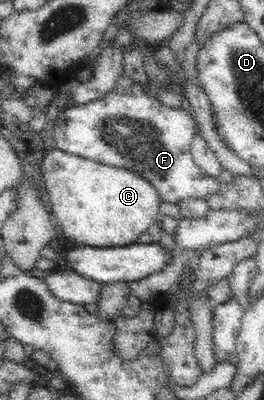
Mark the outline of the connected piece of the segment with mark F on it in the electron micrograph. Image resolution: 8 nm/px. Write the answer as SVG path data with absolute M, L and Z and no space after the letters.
M123 74L118 78L115 88L101 100L73 105L59 111L53 134L55 146L59 150L138 172L157 189L163 203L179 205L183 200L192 198L209 202L211 196L219 196L224 179L209 176L195 164L190 150L193 137L198 129L193 117L191 111L183 107L173 109L173 107L163 105L159 99L145 93L143 85L133 83L127 75Z

